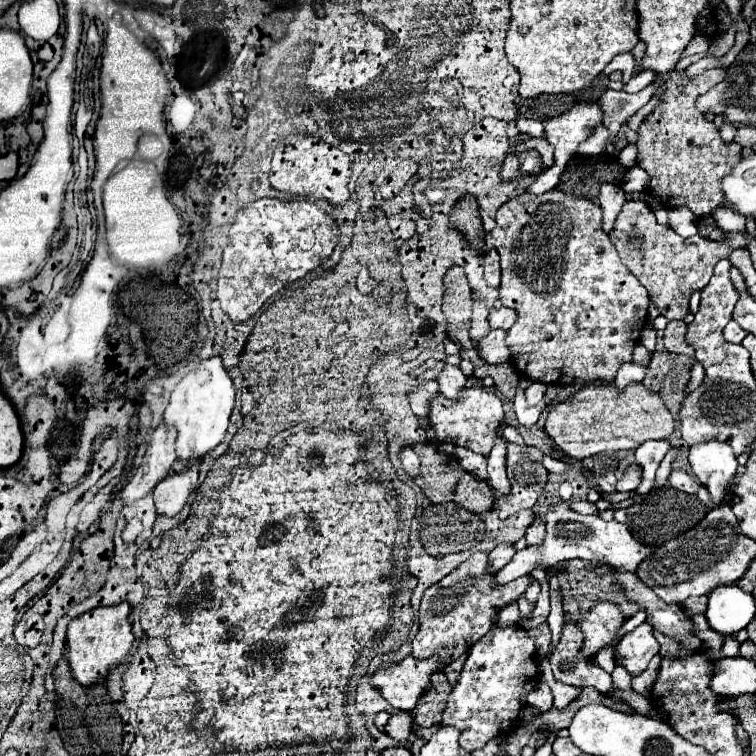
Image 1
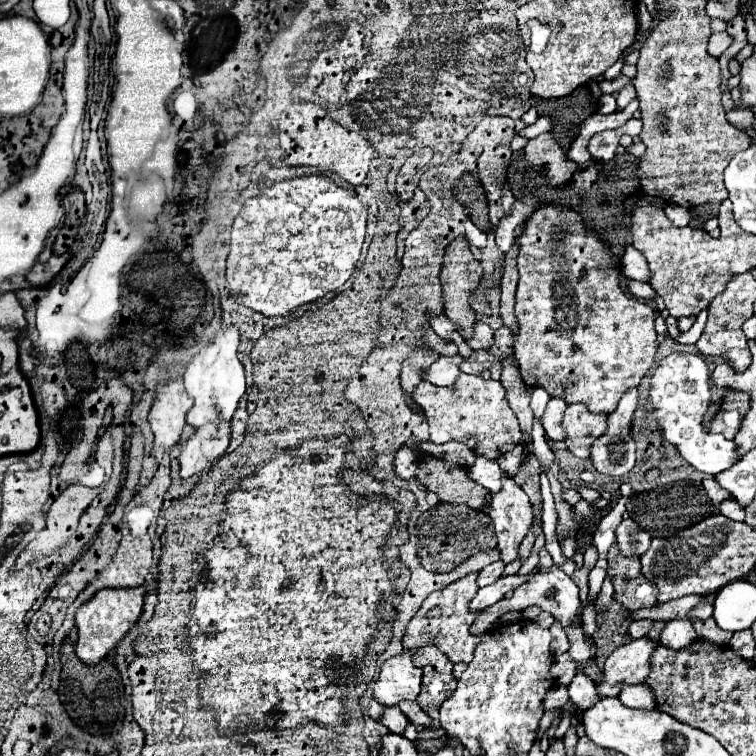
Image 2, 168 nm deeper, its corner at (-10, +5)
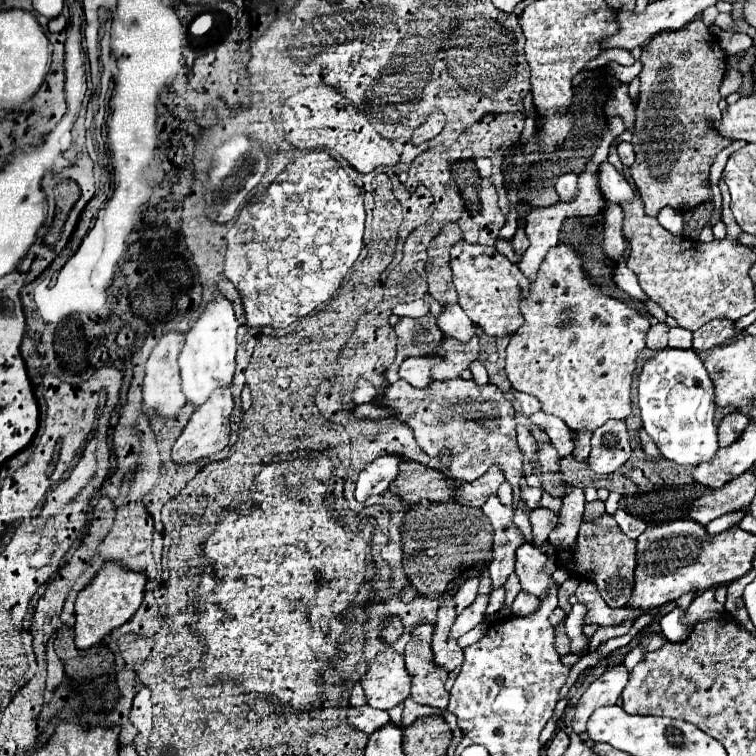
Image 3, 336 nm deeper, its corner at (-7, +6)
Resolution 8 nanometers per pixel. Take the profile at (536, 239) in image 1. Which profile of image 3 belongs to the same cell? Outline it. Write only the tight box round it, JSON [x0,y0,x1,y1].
[505,244,651,432]

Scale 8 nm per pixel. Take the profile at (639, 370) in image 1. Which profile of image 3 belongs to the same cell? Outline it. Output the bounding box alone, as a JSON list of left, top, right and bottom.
[587,420,631,474]

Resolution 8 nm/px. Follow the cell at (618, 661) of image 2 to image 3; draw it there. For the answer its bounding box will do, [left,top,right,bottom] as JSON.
[573,666,629,734]

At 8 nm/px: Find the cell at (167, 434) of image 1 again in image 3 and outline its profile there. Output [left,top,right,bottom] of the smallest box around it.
[143,332,187,418]

